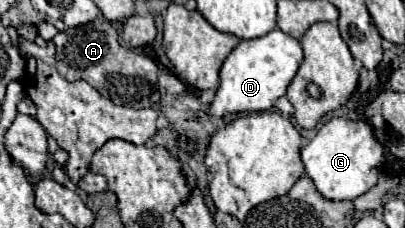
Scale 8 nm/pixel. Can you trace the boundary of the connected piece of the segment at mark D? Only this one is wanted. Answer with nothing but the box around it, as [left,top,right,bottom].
[211,29,303,117]

